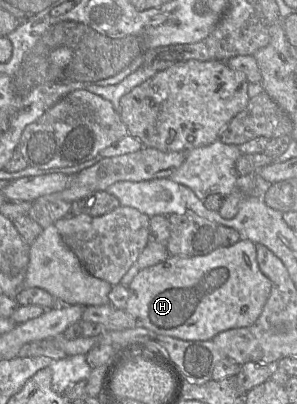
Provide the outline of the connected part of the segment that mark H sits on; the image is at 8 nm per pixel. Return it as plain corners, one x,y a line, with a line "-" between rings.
240,239
229,247
218,247
212,252
192,257
172,256
156,265
141,269
127,286
129,297
124,311
135,321
136,326
147,328
158,334
182,339
185,341
206,341
211,340
215,335
233,328
247,327
256,322
271,292
271,281
261,272
257,262
256,244
250,240

